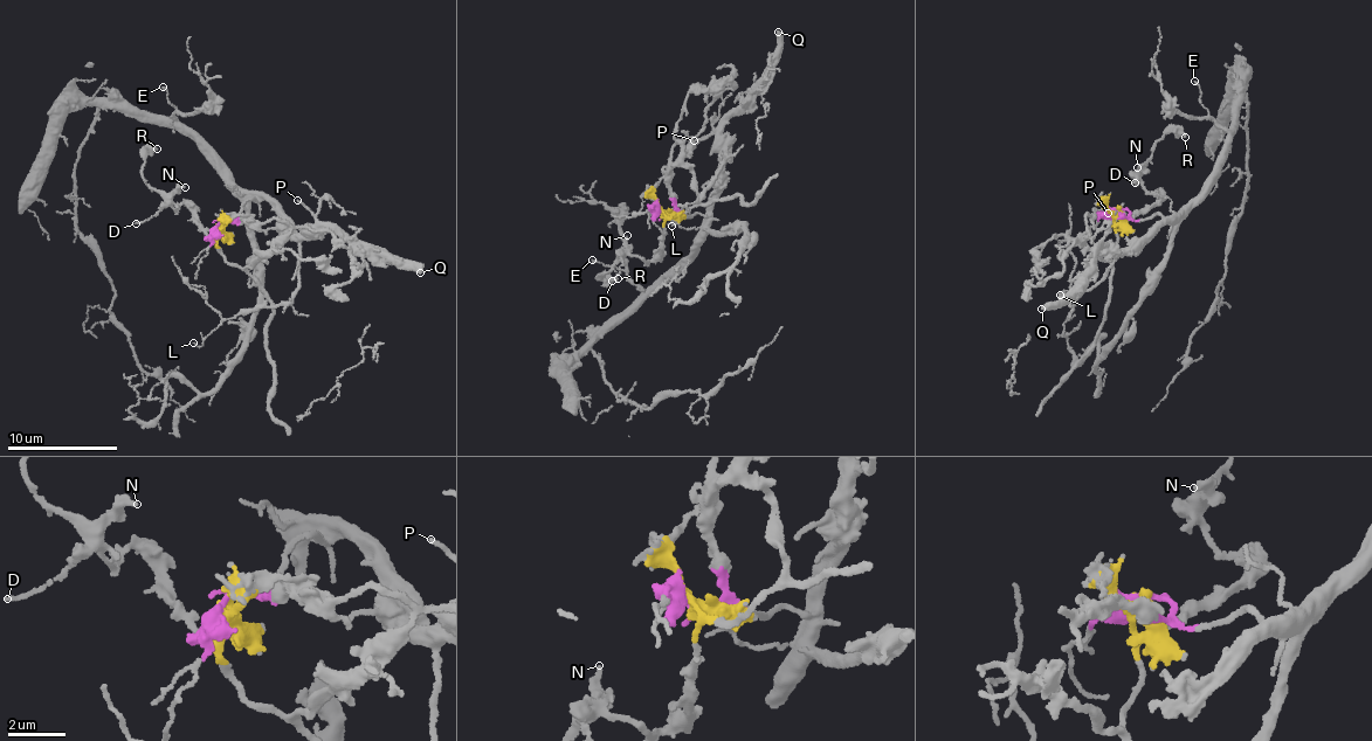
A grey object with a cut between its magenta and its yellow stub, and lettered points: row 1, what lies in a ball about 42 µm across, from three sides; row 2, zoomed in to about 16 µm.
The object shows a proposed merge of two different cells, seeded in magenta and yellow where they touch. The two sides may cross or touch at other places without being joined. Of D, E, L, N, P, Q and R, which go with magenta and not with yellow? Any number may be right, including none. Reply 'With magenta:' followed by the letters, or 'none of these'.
With magenta: E, L, P, Q

